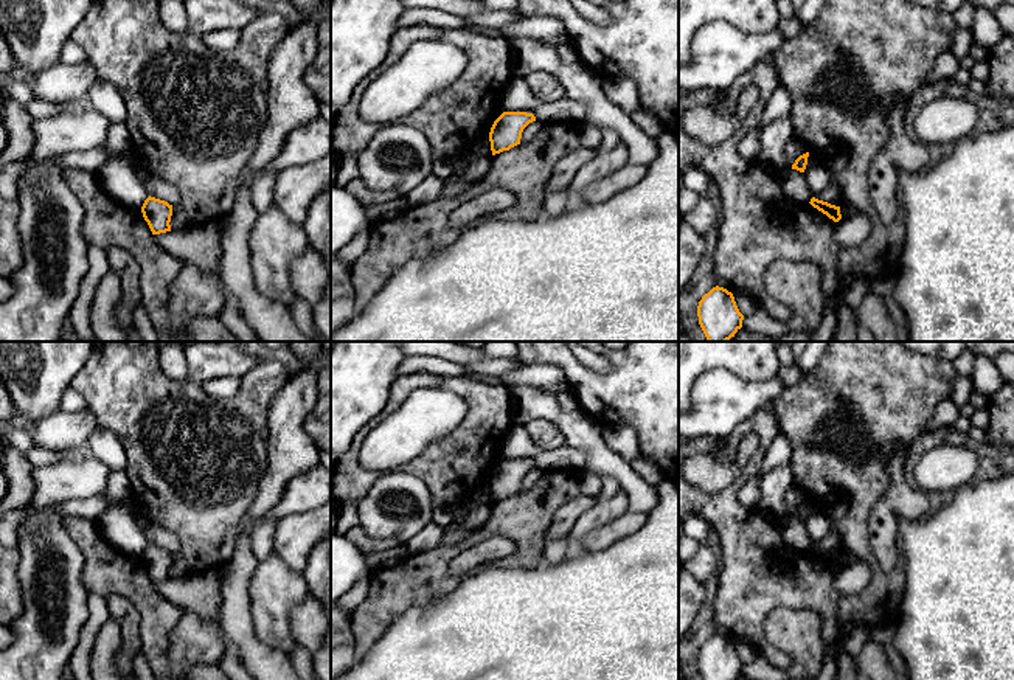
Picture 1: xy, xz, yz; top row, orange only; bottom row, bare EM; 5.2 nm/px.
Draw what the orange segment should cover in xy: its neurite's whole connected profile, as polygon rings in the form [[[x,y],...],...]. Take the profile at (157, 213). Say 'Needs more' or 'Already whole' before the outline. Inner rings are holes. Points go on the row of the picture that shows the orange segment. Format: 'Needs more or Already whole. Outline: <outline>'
Already whole. Outline: [[[149,196],[141,206],[141,213],[152,234],[171,231],[172,205],[168,202]]]

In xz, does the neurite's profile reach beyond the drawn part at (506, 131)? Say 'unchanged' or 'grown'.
unchanged

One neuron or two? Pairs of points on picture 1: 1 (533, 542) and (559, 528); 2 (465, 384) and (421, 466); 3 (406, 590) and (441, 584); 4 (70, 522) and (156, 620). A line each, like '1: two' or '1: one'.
1: two
2: one
3: one
4: one

